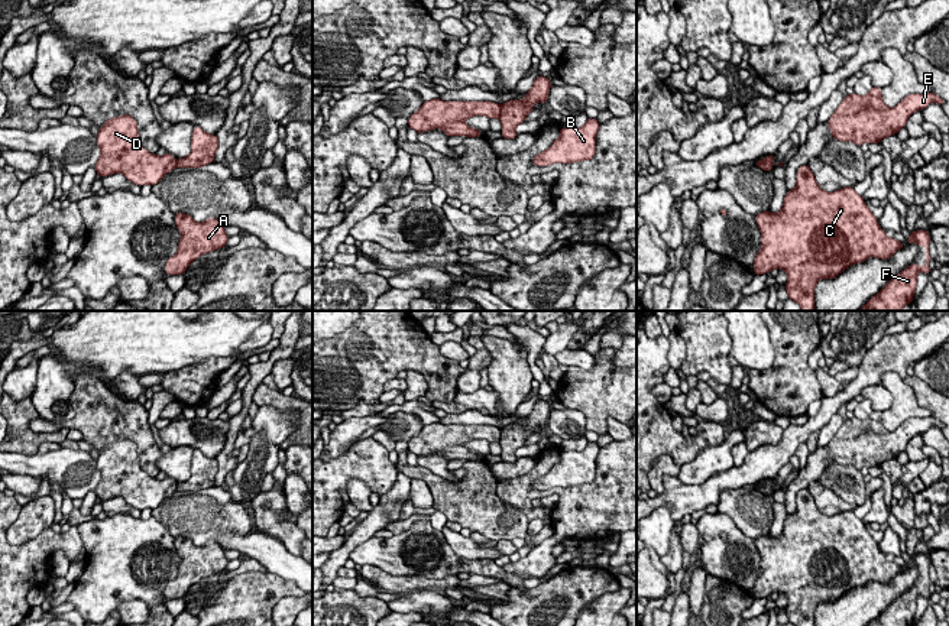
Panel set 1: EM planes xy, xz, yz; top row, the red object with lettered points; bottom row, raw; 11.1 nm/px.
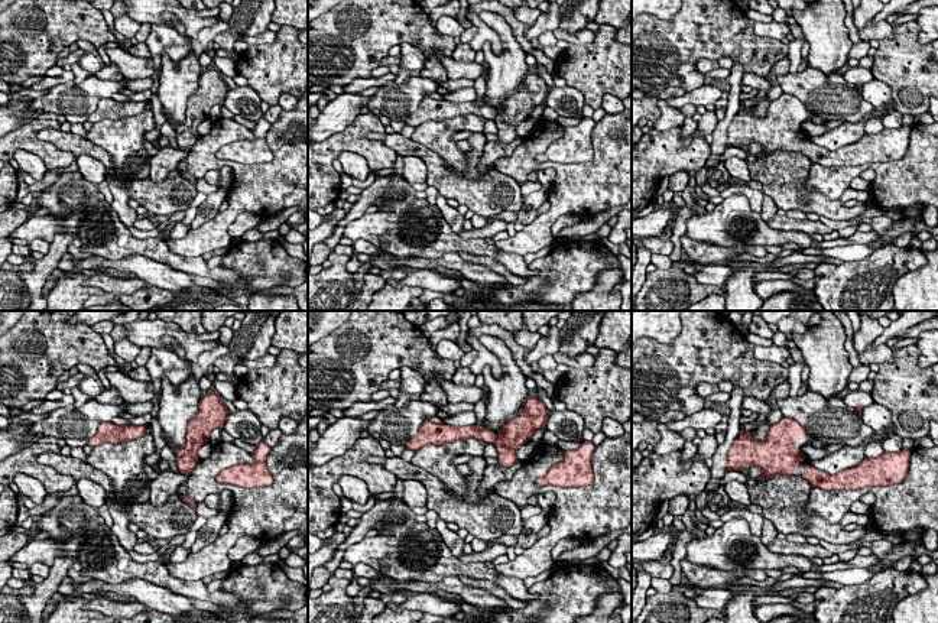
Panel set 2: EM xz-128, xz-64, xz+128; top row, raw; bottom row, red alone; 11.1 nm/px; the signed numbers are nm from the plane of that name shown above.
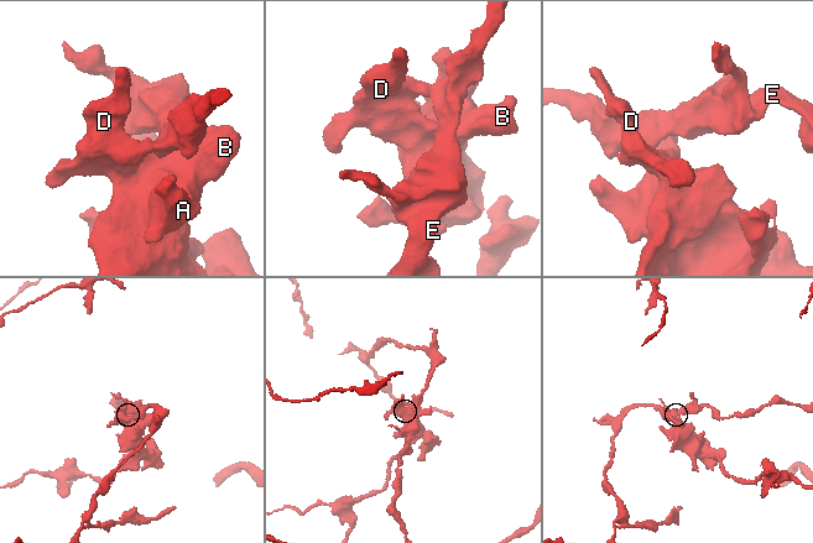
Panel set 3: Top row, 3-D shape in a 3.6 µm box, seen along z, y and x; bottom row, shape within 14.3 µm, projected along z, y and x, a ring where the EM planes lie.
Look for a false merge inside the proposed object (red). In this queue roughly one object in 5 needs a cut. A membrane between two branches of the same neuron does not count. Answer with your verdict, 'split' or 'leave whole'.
split

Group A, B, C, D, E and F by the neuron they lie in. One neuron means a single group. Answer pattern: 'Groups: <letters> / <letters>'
Groups: A B C D F / E

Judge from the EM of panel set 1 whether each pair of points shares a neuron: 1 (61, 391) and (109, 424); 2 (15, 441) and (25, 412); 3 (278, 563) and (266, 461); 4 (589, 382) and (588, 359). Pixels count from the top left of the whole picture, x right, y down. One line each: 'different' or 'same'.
1: different
2: same
3: different
4: different

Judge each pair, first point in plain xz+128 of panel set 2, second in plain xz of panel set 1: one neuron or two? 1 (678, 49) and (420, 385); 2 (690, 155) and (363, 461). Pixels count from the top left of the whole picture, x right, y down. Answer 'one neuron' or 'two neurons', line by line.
1: two neurons
2: one neuron

